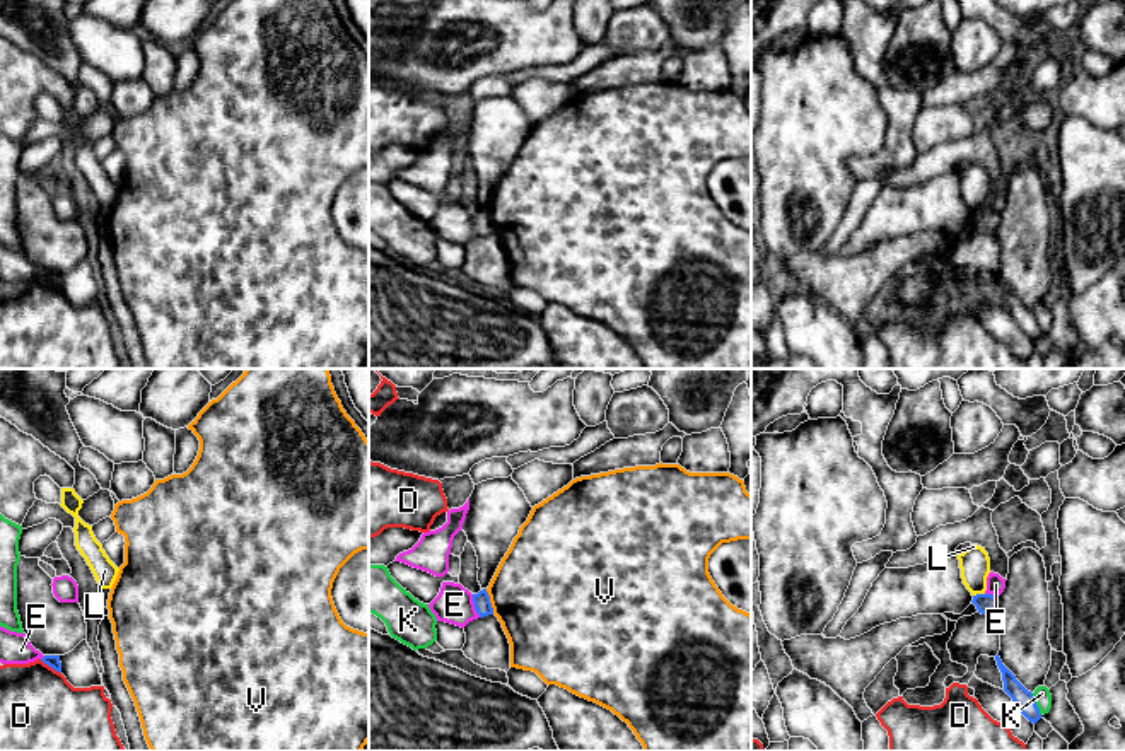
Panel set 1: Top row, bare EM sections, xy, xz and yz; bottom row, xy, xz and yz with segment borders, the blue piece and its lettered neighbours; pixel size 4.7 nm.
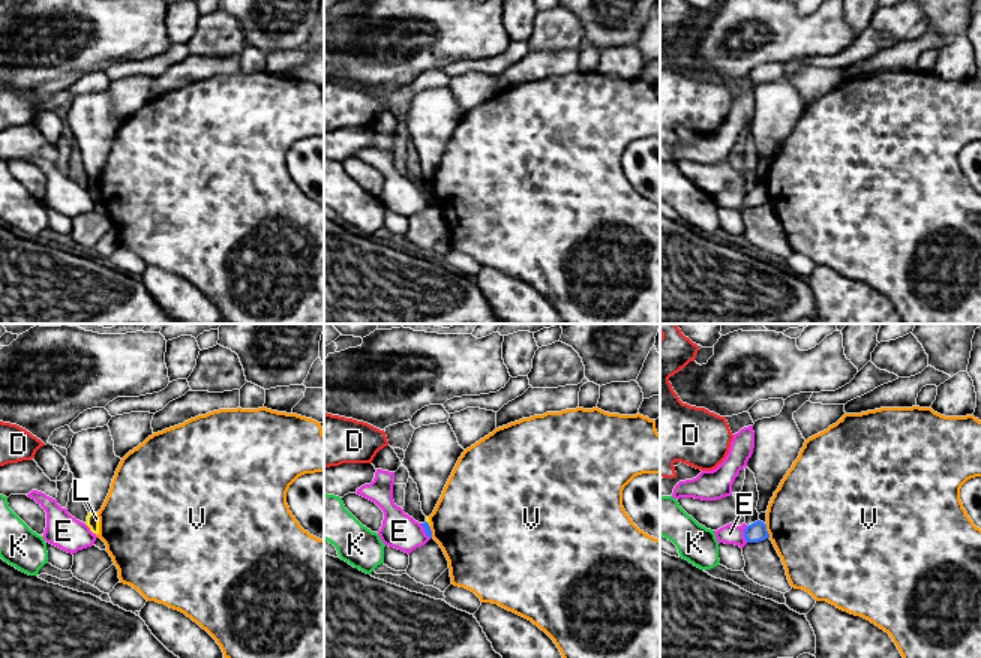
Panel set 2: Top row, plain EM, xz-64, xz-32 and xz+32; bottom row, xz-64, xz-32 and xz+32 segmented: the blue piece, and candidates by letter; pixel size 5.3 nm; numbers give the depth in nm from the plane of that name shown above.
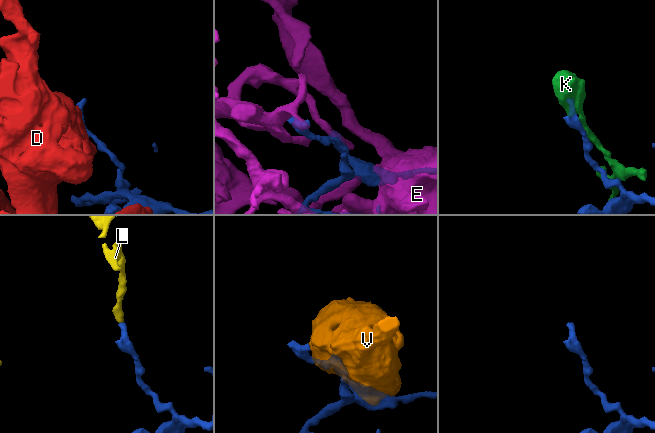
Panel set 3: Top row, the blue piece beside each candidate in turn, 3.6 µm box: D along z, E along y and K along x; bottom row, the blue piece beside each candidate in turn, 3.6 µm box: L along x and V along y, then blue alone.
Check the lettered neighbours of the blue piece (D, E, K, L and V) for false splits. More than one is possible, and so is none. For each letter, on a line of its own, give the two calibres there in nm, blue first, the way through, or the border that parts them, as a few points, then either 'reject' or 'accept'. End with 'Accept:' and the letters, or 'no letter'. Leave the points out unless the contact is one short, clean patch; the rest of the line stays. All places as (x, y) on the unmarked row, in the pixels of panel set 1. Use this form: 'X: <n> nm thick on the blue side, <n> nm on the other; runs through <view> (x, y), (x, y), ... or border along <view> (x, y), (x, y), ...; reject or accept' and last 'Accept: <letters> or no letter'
D: 60 nm thick on the blue side, 400 nm on the other; reject
E: 80 nm thick on the blue side, 180 nm on the other; reject
K: 90 nm thick on the blue side, 80 nm on the other; reject
L: 100 nm thick on the blue side, 140 nm on the other; border along yz (984, 210), (973, 214); reject
V: 80 nm thick on the blue side, 460 nm on the other; border along xz (485, 207), (494, 231); reject
Accept: no letter

